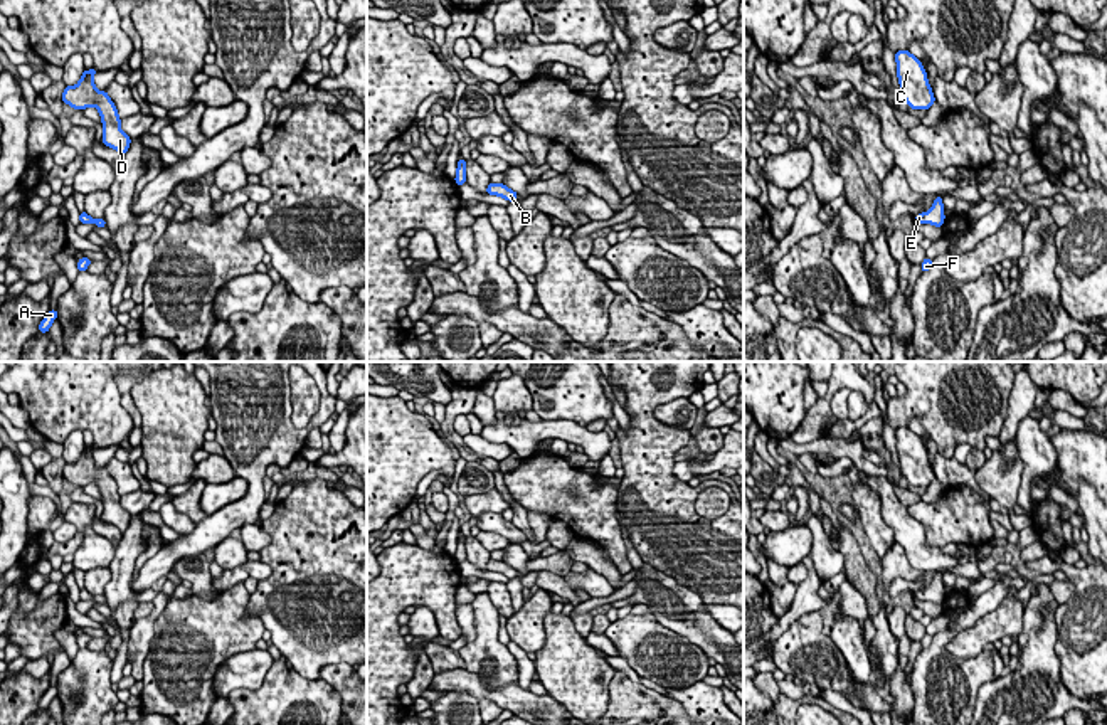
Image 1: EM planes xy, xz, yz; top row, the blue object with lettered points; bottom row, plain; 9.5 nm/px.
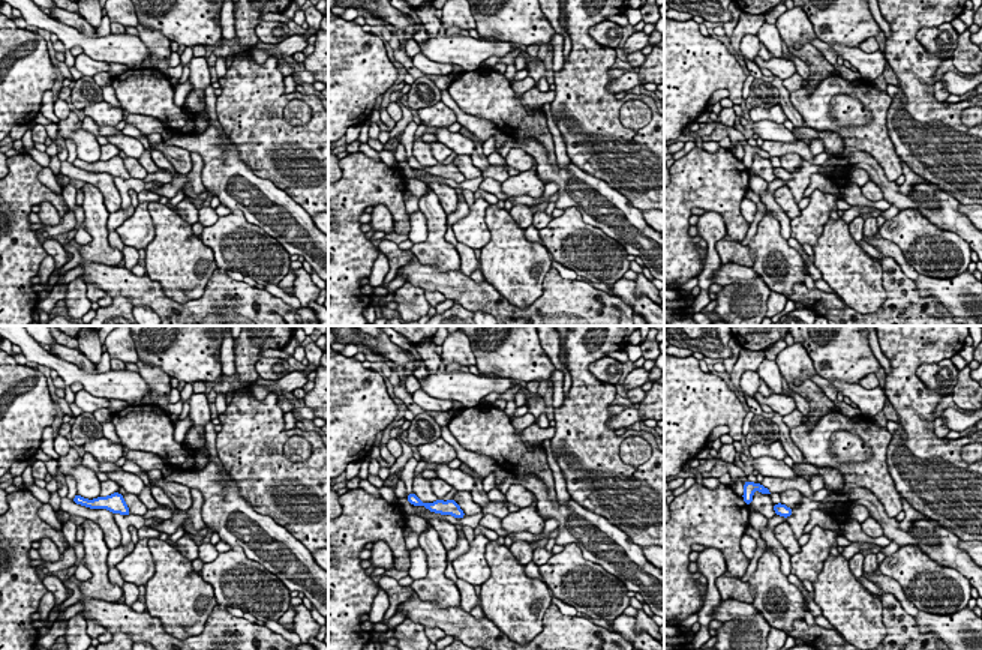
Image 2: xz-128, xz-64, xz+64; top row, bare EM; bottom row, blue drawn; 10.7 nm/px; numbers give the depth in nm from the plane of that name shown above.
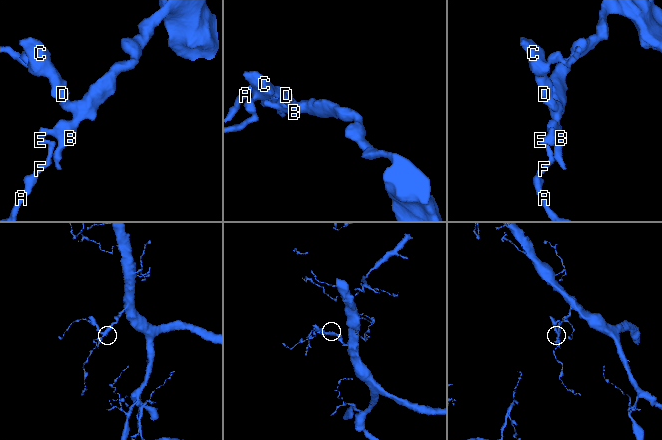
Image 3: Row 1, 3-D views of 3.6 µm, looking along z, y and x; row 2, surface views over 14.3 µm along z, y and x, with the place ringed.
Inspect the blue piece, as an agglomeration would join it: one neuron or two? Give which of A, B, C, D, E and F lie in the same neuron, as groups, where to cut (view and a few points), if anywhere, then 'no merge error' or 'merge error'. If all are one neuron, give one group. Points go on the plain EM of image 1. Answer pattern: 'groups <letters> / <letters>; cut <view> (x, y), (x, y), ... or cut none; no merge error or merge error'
groups A B C D E F; cut none; no merge error

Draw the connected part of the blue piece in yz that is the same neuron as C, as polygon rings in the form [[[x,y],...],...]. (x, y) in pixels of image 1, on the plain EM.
[[[908,427],[895,429],[900,471],[912,486],[929,486],[934,479],[934,469],[927,458],[927,449],[915,432]]]

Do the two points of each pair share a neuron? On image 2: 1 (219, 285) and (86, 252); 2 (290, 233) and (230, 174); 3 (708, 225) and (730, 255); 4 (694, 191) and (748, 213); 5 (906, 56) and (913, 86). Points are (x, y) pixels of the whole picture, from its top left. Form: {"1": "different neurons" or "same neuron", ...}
{"1": "different neurons", "2": "same neuron", "3": "different neurons", "4": "different neurons", "5": "same neuron"}

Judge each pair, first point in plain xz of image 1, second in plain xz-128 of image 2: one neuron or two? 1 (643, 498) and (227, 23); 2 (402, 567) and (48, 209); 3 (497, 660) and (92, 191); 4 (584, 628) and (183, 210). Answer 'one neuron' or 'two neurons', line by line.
1: two neurons
2: two neurons
3: one neuron
4: one neuron

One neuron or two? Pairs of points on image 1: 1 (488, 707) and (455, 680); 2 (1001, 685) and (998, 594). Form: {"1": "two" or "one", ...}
{"1": "two", "2": "two"}

